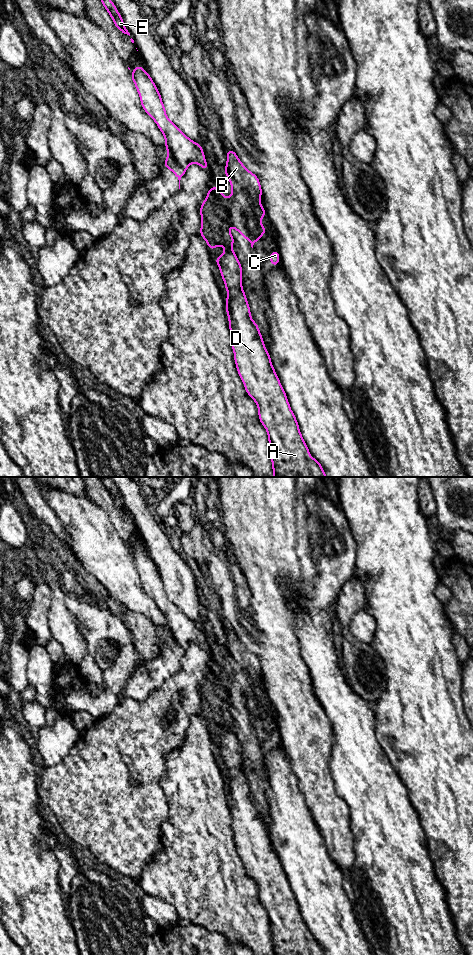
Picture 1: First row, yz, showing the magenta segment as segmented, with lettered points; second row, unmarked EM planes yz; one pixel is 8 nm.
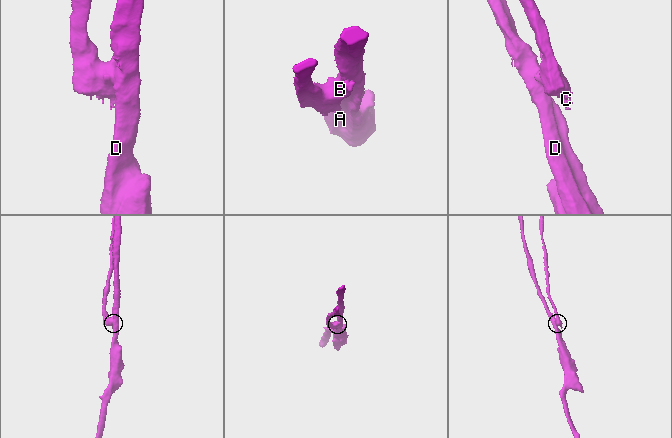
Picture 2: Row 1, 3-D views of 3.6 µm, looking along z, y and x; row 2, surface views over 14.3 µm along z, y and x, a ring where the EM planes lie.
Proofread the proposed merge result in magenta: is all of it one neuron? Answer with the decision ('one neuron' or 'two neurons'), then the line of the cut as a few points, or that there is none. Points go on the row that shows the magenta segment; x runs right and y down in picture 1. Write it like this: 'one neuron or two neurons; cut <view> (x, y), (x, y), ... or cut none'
two neurons; cut yz (225, 198), (225, 207), (230, 224)

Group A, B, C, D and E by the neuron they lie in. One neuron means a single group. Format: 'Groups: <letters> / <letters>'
Groups: A D E / B C

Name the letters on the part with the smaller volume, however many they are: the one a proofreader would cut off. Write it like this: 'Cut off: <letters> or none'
Cut off: B, C

